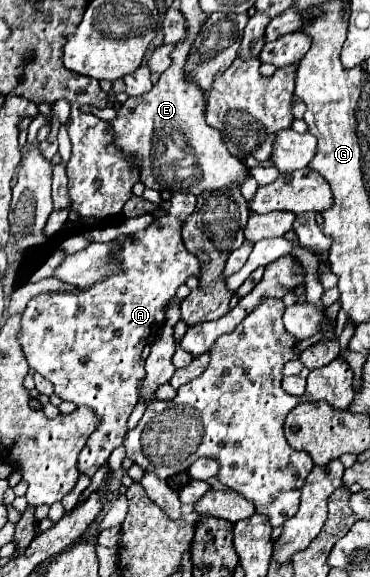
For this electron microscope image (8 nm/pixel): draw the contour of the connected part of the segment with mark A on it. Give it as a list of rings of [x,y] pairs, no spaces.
[[[191,193],[173,194],[167,214],[155,218],[145,230],[129,236],[129,242],[121,246],[121,266],[125,266],[121,274],[115,274],[115,278],[107,278],[105,282],[97,282],[97,286],[85,290],[39,294],[27,304],[21,316],[17,338],[29,368],[49,380],[61,400],[73,402],[75,406],[89,406],[101,420],[99,428],[91,434],[83,452],[79,454],[79,474],[91,478],[107,462],[109,454],[121,446],[127,434],[127,420],[139,400],[141,378],[145,378],[145,358],[149,356],[157,330],[161,330],[165,324],[165,306],[189,276],[199,274],[199,260],[185,250],[181,240],[183,222],[194,212],[196,204],[197,198]]]

